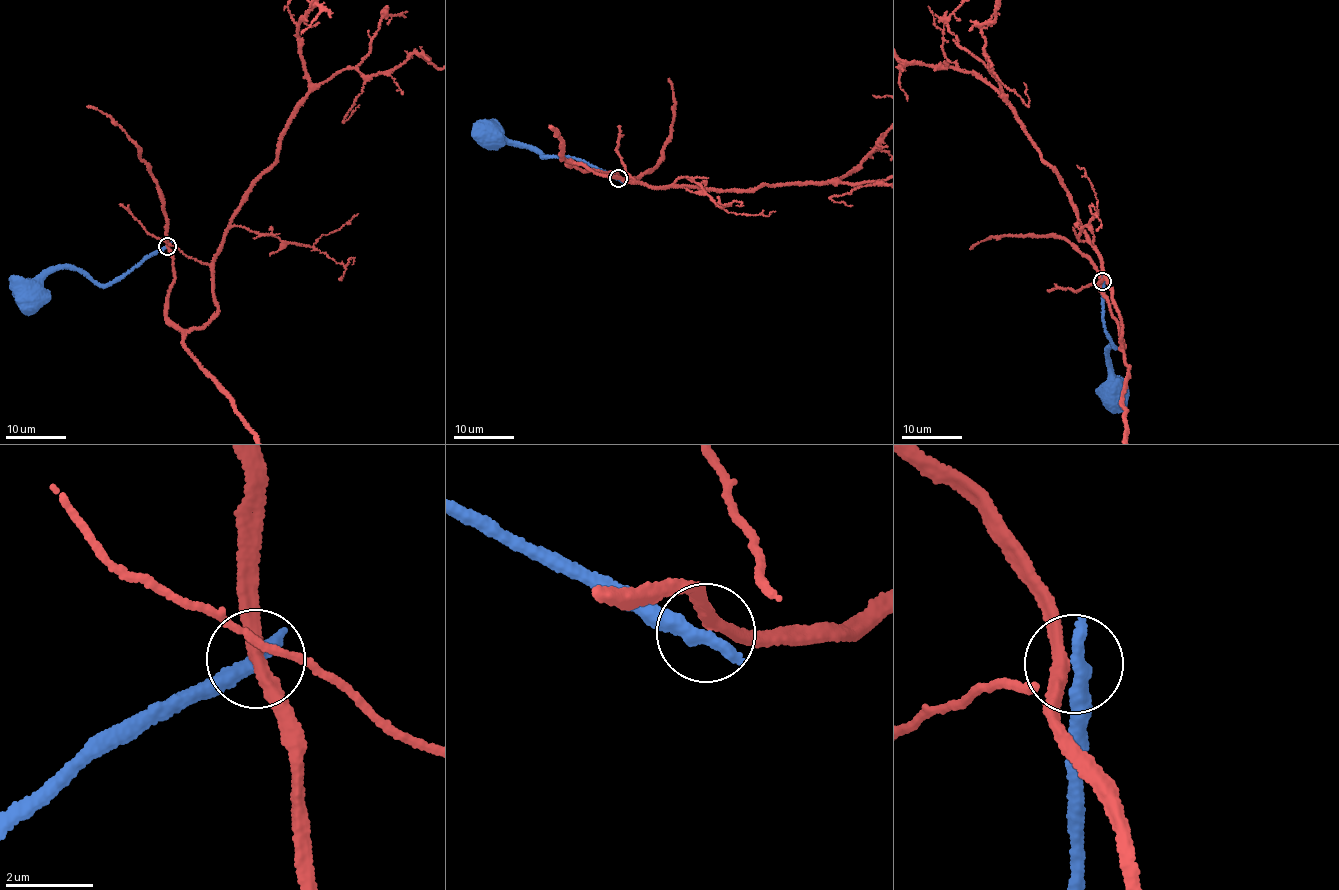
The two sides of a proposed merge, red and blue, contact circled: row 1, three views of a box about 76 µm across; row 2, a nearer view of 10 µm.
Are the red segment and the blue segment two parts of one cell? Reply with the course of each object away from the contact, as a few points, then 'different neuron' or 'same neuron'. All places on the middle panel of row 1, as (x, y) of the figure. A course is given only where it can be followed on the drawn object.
blue runs (618, 178), (575, 158), (543, 157), (511, 142), (497, 128), (491, 133); different neuron

